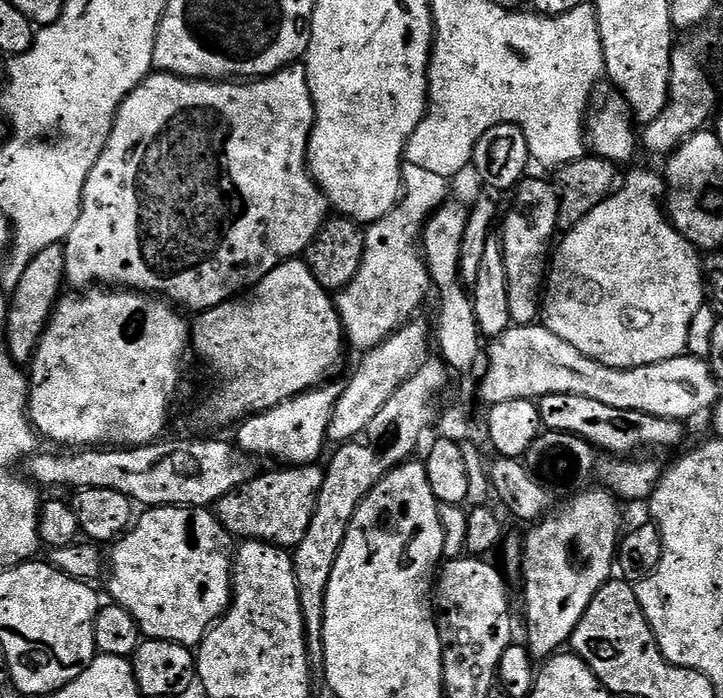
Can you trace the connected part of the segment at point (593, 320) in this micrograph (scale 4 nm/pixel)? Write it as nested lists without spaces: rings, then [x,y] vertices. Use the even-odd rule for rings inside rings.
[[[648,168],[634,169],[625,180],[623,177],[622,183],[611,196],[607,196],[602,203],[594,206],[594,210],[590,210],[590,214],[586,214],[582,222],[578,222],[573,228],[563,233],[564,237],[561,238],[560,245],[557,243],[551,253],[550,267],[547,269],[546,283],[542,291],[542,323],[551,332],[558,334],[562,342],[570,342],[574,350],[582,350],[582,354],[586,354],[586,358],[594,362],[611,368],[637,368],[643,364],[657,364],[675,356],[685,355],[691,320],[699,308],[706,304],[706,285],[701,253],[672,225],[672,221],[668,219],[662,207],[662,197],[665,192],[666,180],[661,173],[659,176],[658,173],[651,172]]]

